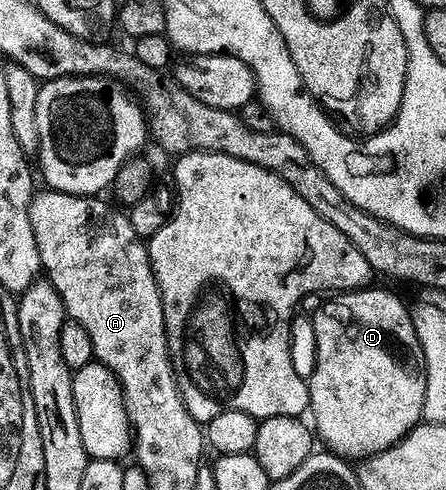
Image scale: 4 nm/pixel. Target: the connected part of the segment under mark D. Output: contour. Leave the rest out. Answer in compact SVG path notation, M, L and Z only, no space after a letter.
M368 286L332 295L315 312L311 332L315 335L315 369L307 380L311 395L309 416L315 419L313 432L324 440L334 455L359 462L404 440L423 420L425 406L425 362L413 330L408 305L383 288Z

